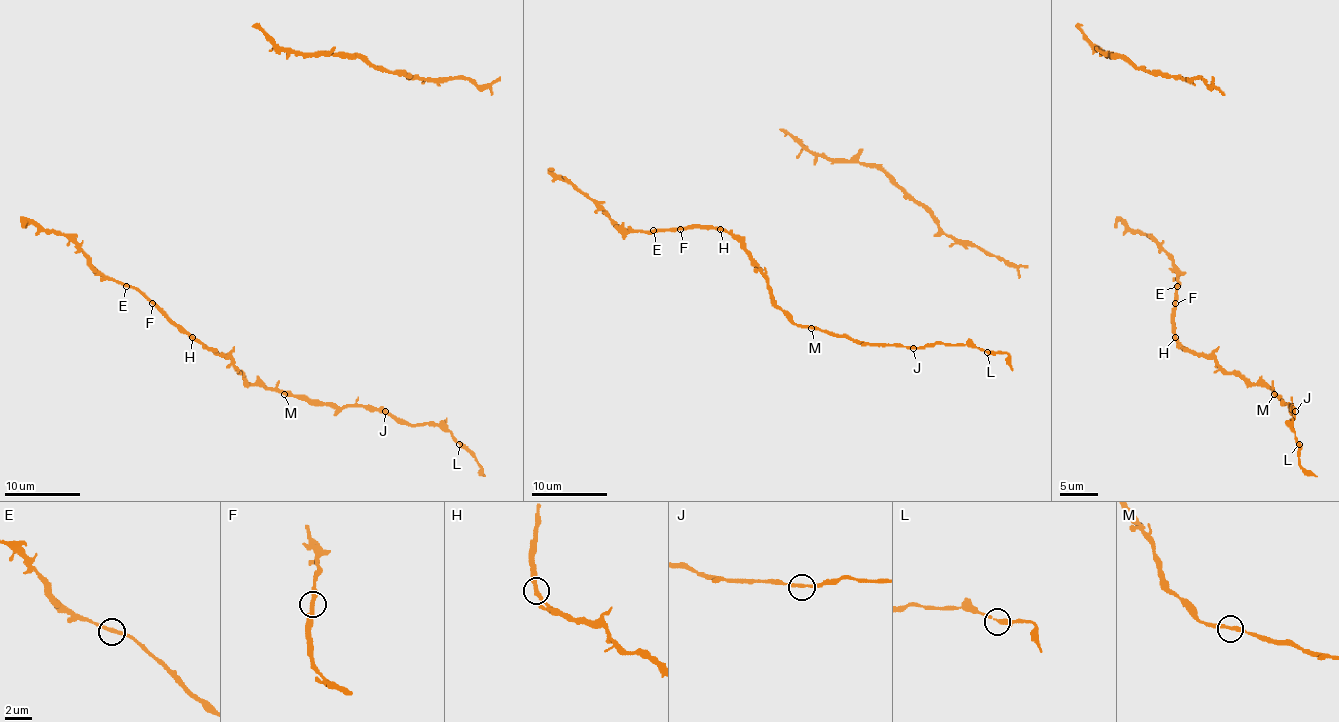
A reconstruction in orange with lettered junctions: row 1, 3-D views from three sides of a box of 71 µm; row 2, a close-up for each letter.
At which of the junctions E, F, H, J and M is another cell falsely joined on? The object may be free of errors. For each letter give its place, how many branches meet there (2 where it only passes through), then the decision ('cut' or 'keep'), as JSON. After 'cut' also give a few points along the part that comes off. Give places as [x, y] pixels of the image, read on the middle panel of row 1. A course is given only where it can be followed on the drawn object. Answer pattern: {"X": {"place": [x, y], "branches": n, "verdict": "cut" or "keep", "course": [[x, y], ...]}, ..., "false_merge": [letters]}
{"E": {"place": [653, 230], "branches": 2, "verdict": "keep"}, "F": {"place": [680, 229], "branches": 2, "verdict": "keep"}, "H": {"place": [720, 229], "branches": 2, "verdict": "keep"}, "J": {"place": [913, 348], "branches": 2, "verdict": "keep"}, "M": {"place": [811, 328], "branches": 2, "verdict": "keep"}, "false_merge": []}

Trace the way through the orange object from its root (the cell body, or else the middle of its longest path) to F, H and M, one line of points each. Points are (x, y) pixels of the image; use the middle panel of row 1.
F: (605, 211), (617, 225), (628, 230), (680, 229)
H: (605, 211), (617, 225), (628, 230), (720, 229)
M: (605, 211), (617, 225), (628, 230), (720, 227), (741, 244), (767, 280), (769, 297), (796, 324), (811, 328)

